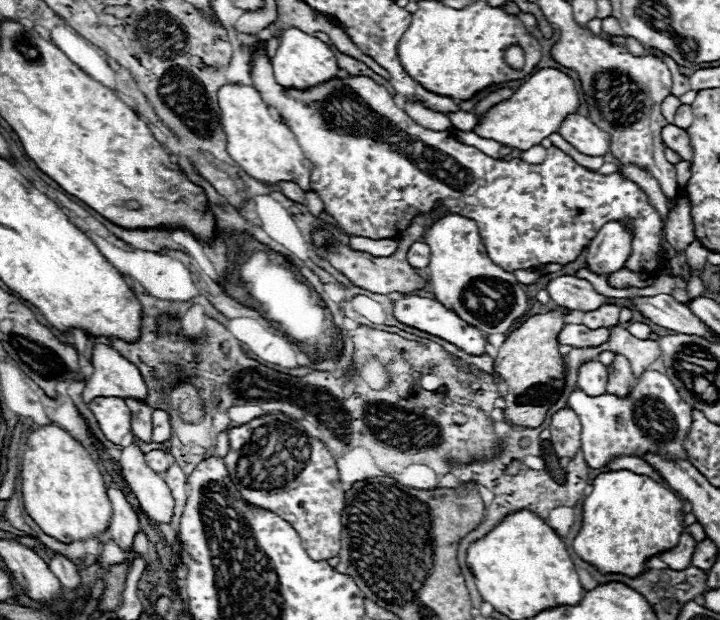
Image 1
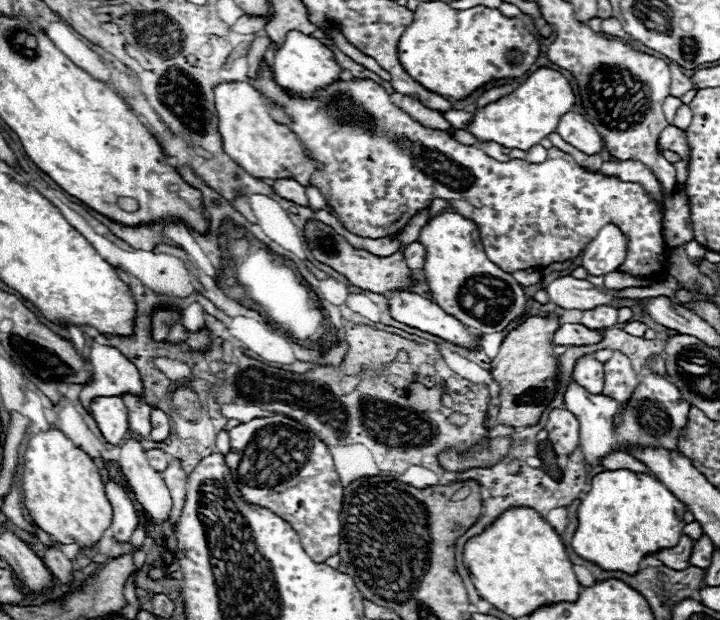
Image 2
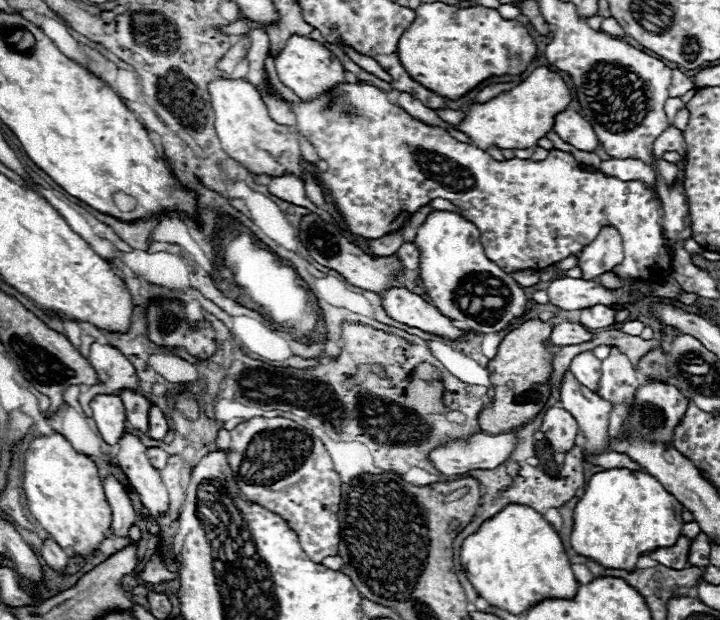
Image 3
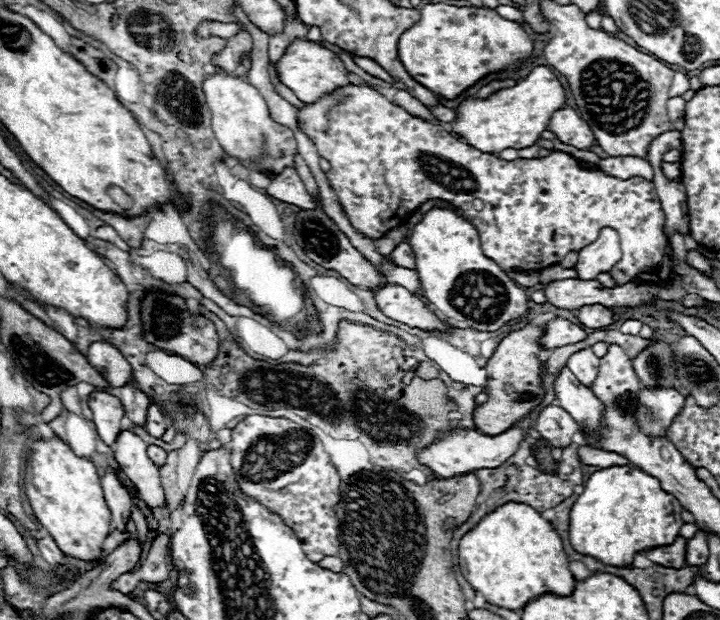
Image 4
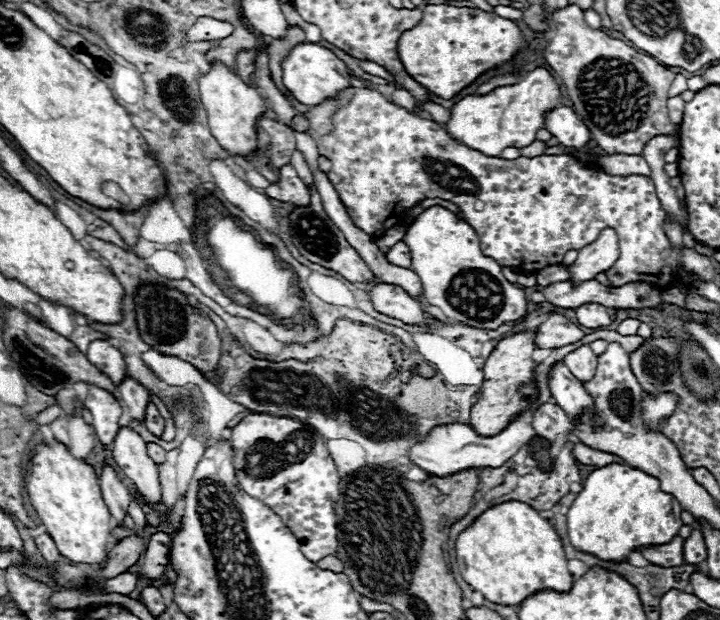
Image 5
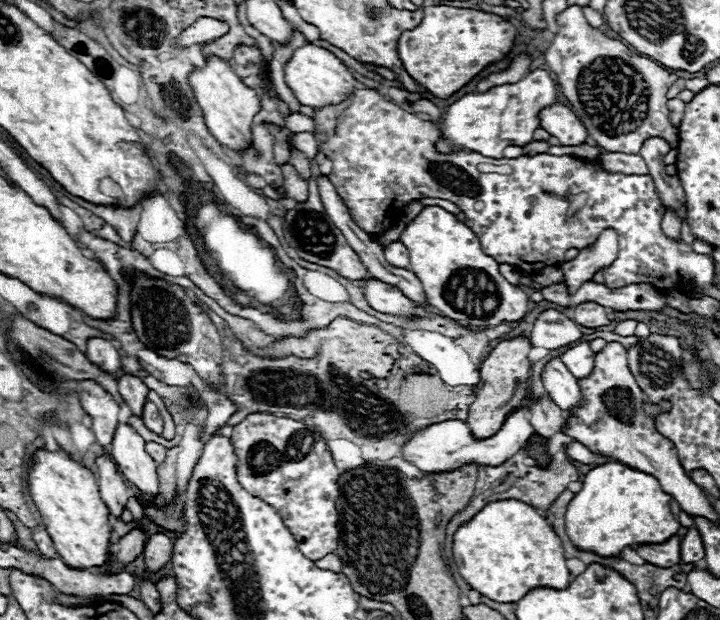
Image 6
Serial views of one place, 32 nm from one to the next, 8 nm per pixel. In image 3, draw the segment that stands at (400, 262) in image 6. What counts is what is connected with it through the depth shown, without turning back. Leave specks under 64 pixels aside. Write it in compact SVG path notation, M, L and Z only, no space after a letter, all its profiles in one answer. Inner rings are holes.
M404 242L394 254L404 264L404 268L408 268L408 270L416 270L418 268L418 250L416 250L414 244Z

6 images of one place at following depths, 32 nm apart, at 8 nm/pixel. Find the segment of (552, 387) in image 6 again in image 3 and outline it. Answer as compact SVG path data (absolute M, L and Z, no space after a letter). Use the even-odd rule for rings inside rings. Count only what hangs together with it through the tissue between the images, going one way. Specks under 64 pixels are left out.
M566 372L560 384L560 404L564 410L568 410L578 426L582 436L586 438L584 448L590 452L604 452L608 450L608 412L612 406L590 392L586 386L582 386L572 372Z

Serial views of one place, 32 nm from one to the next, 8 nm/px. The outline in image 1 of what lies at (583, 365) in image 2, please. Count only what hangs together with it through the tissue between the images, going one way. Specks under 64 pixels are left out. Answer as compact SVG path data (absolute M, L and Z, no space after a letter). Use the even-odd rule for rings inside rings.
M590 360L584 362L578 368L578 386L586 392L586 394L604 394L606 390L606 368L604 364L600 364L598 360Z

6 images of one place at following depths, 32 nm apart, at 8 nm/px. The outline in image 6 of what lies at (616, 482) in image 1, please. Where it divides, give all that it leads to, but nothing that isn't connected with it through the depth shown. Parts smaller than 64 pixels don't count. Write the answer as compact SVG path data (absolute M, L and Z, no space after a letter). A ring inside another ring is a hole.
M620 462L594 466L582 480L582 490L570 500L564 520L566 534L574 546L592 550L600 556L618 556L622 548L636 544L656 544L678 534L680 506L662 492L658 480L650 474L632 470Z

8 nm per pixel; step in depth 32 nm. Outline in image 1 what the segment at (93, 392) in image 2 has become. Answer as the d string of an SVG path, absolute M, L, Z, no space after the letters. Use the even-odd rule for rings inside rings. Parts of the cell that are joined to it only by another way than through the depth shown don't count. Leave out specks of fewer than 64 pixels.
M94 344L92 366L94 374L82 392L82 400L86 404L96 396L116 396L116 398L130 396L146 400L146 384L138 368L124 356L120 356L114 348Z

